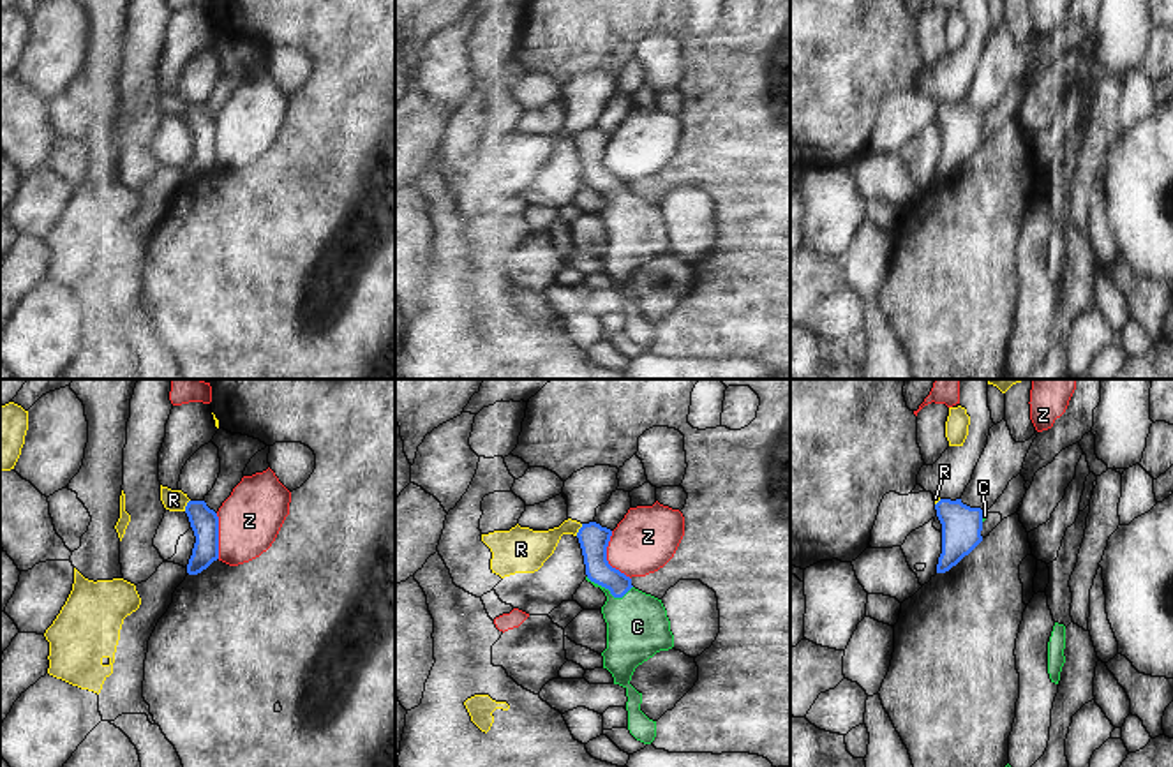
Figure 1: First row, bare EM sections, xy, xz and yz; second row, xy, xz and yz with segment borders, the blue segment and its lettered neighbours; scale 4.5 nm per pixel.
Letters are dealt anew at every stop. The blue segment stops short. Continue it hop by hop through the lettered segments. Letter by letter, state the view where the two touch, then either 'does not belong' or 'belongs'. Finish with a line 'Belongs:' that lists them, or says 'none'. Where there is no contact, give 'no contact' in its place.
C: meets blue in xz; belongs
R: meets blue in xz; does not belong
Z: meets blue in xz; does not belong
Belongs: C

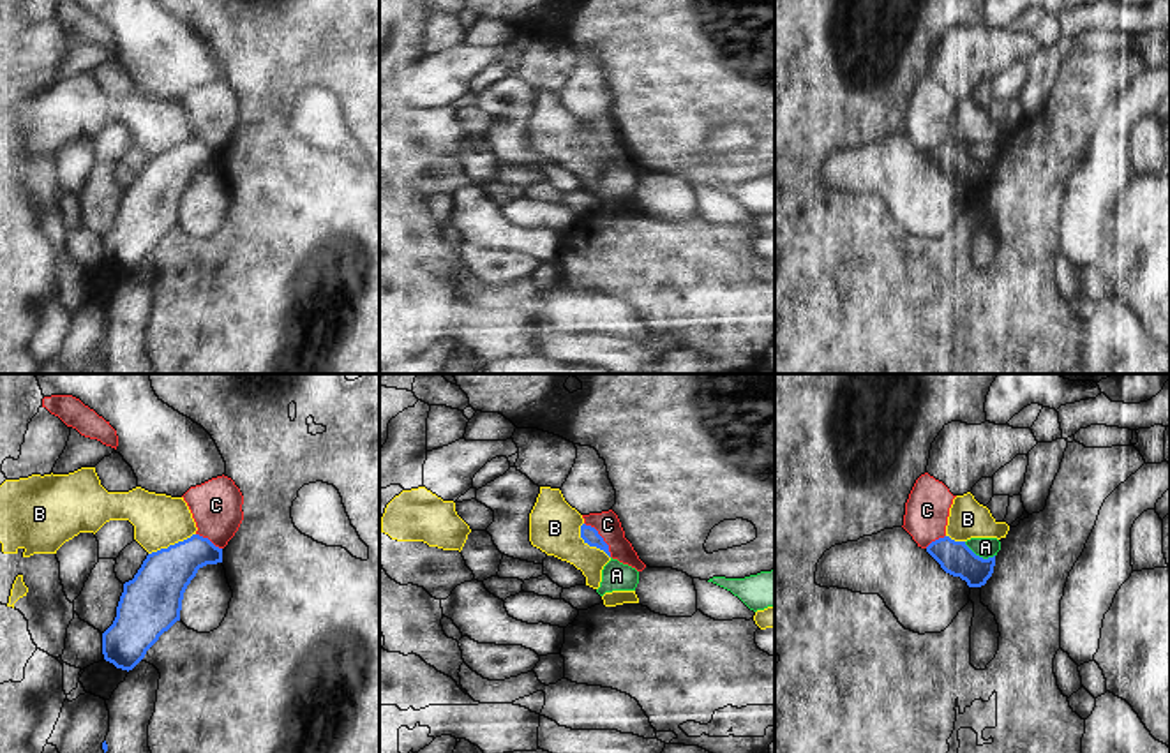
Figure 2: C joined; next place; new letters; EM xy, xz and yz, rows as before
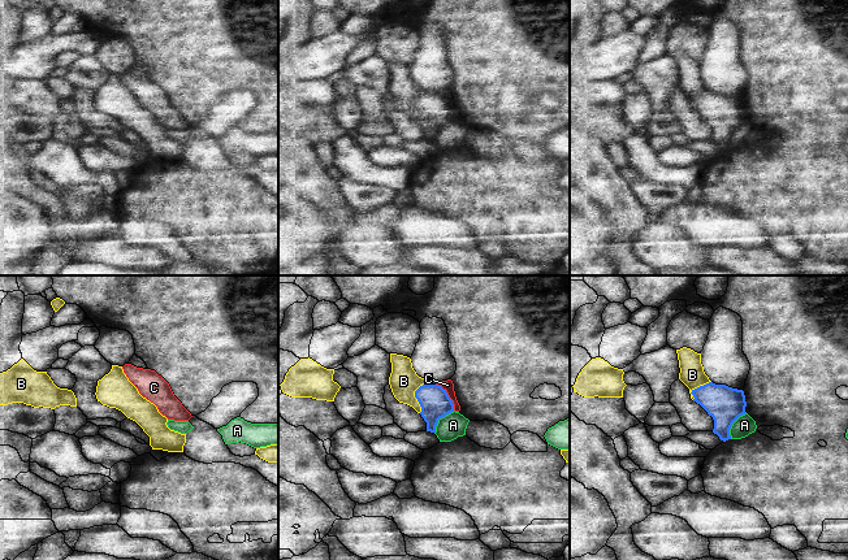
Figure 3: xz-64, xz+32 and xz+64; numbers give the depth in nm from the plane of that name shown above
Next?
A: meets blue in yz; does not belong
B: meets blue in xy; does not belong
C: meets blue in xz; does not belong
Belongs: none

